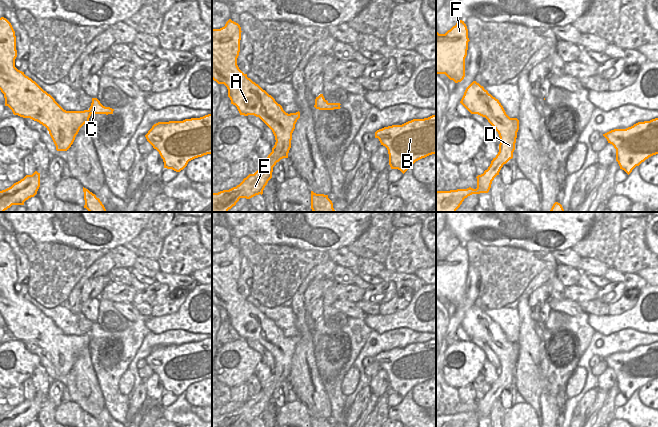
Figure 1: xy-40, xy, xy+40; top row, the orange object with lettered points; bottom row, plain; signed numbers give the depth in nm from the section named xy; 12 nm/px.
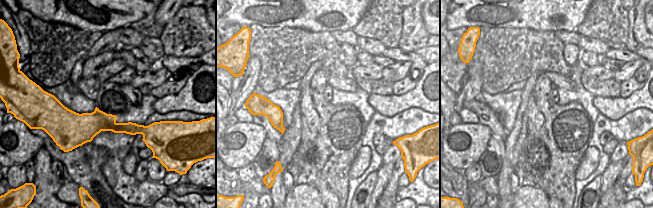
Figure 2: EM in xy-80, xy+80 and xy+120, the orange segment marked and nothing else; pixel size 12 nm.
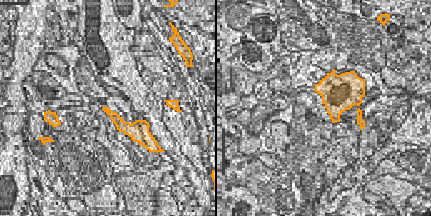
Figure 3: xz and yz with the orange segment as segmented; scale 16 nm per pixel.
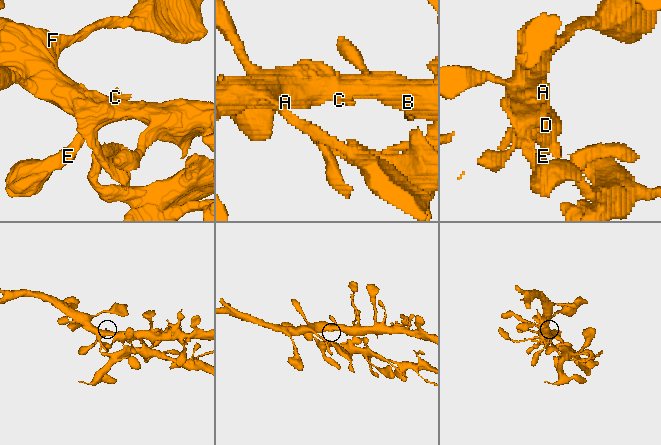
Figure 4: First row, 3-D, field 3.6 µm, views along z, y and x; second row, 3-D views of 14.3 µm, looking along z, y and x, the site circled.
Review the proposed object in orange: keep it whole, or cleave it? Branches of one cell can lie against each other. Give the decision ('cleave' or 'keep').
keep

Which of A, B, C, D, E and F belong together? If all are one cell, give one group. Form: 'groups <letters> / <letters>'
groups A B C D E F

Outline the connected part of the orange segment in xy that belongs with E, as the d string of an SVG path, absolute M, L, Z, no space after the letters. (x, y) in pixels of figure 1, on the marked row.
M229 19L225 26L220 29L212 28L212 79L218 84L224 84L228 89L228 97L231 104L235 105L240 115L254 115L259 117L273 132L275 145L263 165L254 174L249 174L243 181L229 190L212 193L212 212L228 212L240 198L250 199L256 195L263 194L268 181L272 178L273 167L283 158L288 158L291 148L292 133L295 124L300 118L300 112L286 113L275 99L253 82L244 74L237 65L240 52L241 27L238 23Z

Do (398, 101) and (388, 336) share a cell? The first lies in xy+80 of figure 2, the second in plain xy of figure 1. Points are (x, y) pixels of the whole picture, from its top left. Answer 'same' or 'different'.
different

